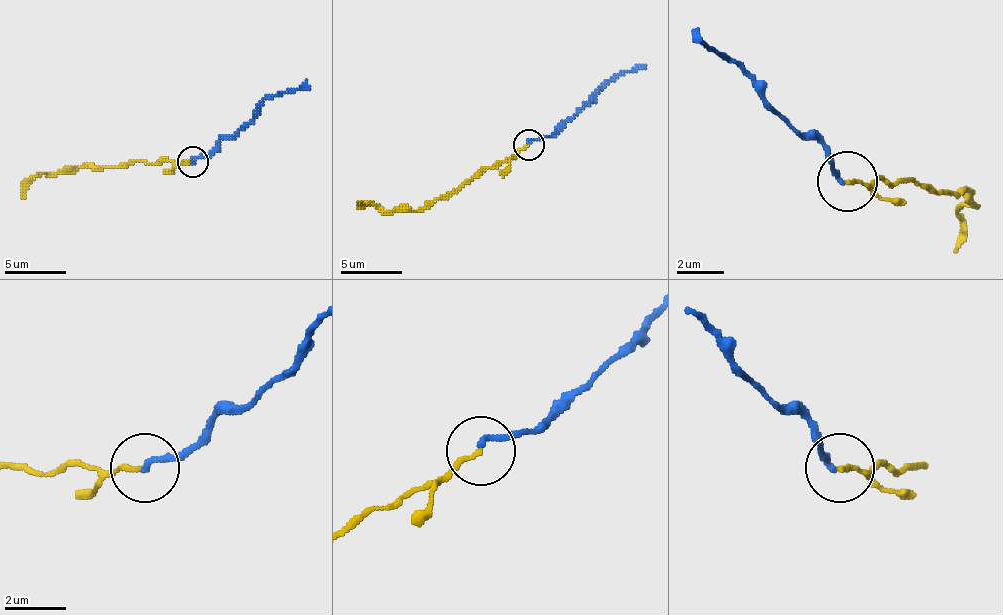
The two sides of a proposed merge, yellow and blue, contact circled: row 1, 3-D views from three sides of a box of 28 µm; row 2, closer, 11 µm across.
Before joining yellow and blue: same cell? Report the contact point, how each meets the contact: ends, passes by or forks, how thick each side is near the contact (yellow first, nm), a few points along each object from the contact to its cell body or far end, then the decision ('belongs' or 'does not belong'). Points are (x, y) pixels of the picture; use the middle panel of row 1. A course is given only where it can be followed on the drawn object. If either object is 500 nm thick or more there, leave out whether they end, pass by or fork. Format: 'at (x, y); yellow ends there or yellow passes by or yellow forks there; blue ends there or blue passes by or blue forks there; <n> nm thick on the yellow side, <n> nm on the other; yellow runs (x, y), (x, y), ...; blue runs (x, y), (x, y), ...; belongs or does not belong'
at (528, 145); yellow ends there; blue ends there; 160 nm thick on the yellow side, 190 nm on the other; yellow runs (528, 146), (481, 167), (456, 189), (416, 211), (376, 208), (357, 201); blue runs (528, 143), (571, 121), (602, 87), (645, 65); does not belong

